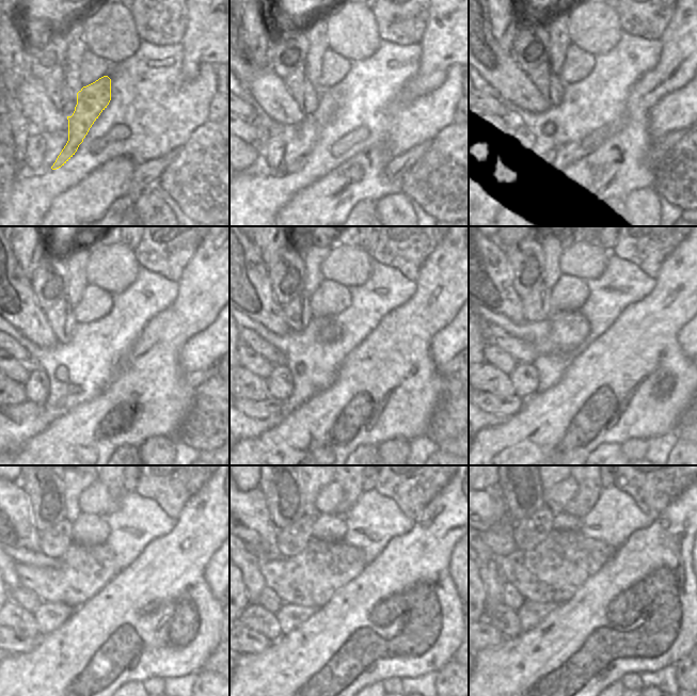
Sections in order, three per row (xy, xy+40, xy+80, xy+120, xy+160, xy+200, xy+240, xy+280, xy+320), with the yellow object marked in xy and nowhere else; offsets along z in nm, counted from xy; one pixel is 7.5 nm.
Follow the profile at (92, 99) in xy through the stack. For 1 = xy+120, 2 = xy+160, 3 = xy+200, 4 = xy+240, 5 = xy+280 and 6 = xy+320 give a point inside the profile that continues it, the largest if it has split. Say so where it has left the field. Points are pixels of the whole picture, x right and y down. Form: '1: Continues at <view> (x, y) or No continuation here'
1: Continues at xy+120 (27, 409)
2: Continues at xy+160 (258, 409)
3: Continues at xy+200 (501, 407)
4: Continues at xy+240 (15, 644)
5: Continues at xy+280 (251, 643)
6: Continues at xy+320 (490, 636).

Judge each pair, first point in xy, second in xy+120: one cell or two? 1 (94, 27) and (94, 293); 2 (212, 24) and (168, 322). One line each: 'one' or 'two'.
1: two
2: one

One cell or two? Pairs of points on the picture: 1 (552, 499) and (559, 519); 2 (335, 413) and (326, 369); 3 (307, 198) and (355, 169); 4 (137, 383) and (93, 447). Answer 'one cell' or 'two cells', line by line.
1: two cells
2: two cells
3: one cell
4: one cell

